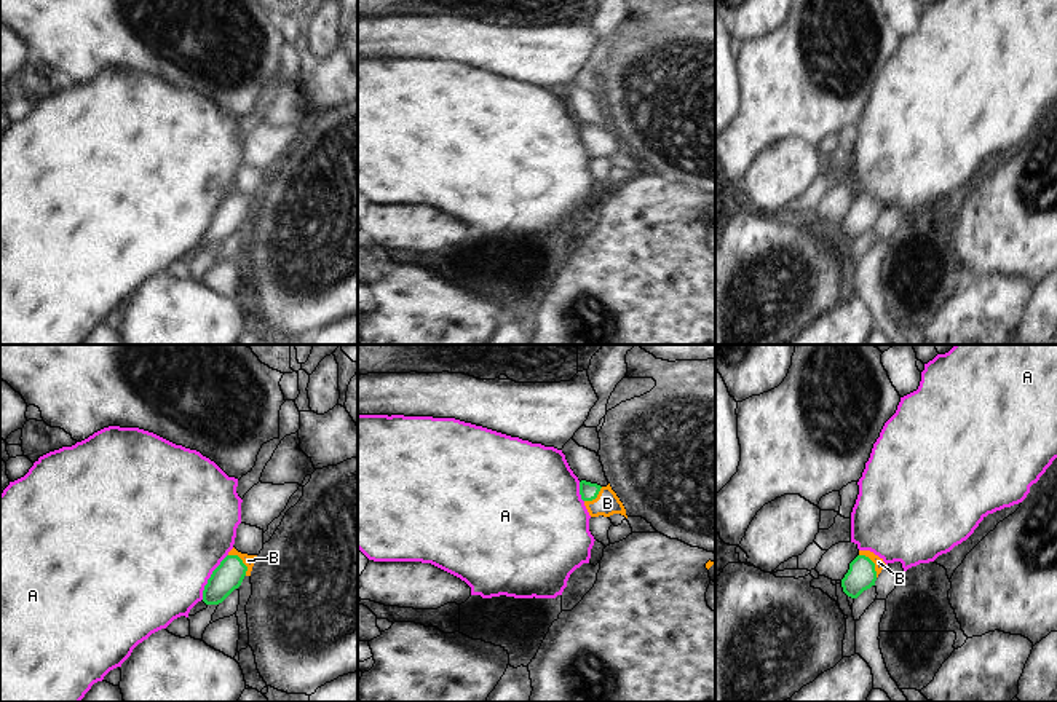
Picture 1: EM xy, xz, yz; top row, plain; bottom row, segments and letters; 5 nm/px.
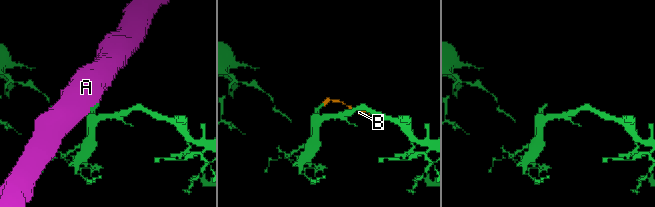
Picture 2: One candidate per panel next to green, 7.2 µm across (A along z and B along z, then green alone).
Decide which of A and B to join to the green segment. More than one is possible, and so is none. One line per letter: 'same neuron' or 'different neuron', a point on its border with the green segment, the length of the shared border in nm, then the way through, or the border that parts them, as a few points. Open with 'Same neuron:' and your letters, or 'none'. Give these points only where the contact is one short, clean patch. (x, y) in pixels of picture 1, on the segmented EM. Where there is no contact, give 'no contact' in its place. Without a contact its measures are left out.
Same neuron: B
A: different neuron; meets green in xy at (211, 576); contact 260 nm long; border along xy (227, 554), (208, 579), (201, 599)
B: same neuron; meets green in xy at (241, 562); contact 140 nm long; runs through xy (229, 575), (241, 562), (248, 560)

